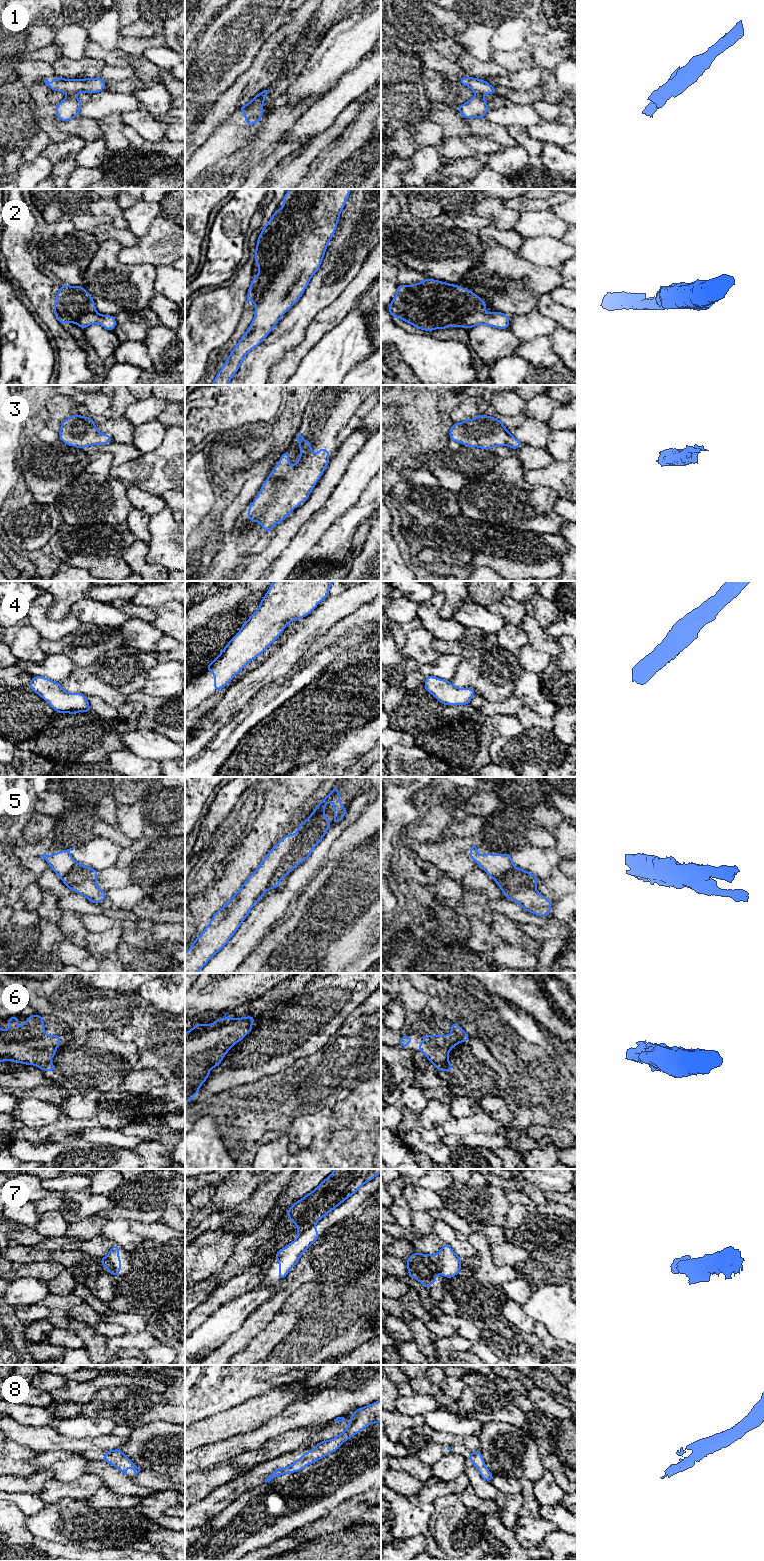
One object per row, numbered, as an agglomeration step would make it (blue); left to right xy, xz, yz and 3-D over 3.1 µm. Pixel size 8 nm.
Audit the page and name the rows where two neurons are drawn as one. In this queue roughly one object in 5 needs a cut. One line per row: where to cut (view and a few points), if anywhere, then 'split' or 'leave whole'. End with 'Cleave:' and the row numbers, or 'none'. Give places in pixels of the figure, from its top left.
1: cut in xz along (257, 95), (260, 99), (263, 99); split
2: no cut; leave whole
3: no cut; leave whole
4: no cut; leave whole
5: no cut; leave whole
6: no cut; leave whole
7: cut in yz along (437, 1254), (440, 1260), (441, 1272); split
8: no cut; leave whole
Cleave: 1, 7

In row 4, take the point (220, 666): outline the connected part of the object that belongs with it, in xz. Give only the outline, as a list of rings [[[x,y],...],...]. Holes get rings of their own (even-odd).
[[[273,581],[260,608],[241,626],[241,630],[228,642],[205,669],[214,673],[214,690],[224,688],[248,663],[263,653],[283,632],[287,624],[311,613],[329,596],[333,581]]]

